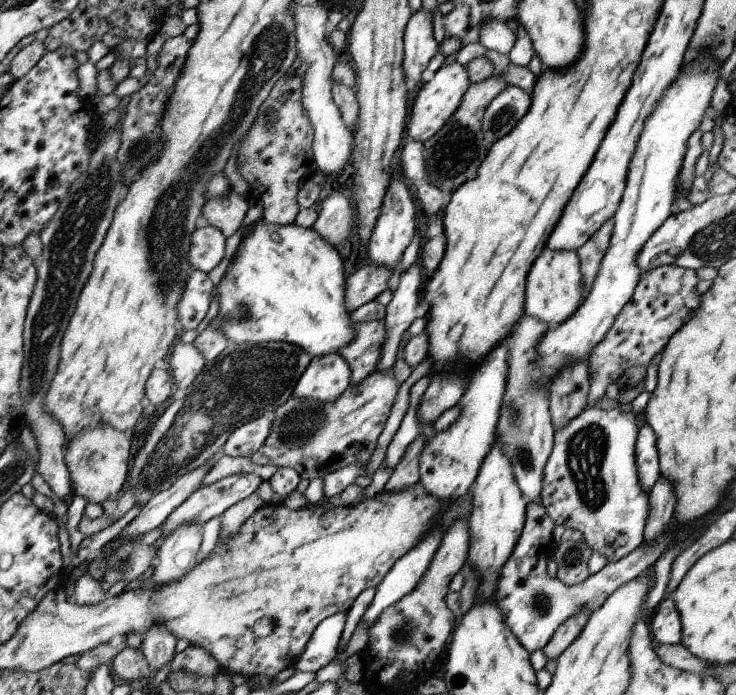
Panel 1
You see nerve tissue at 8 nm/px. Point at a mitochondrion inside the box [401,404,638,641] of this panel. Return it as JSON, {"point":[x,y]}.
{"point":[585,456]}

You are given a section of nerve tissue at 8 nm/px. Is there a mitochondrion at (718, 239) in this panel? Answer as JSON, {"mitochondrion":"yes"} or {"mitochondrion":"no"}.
{"mitochondrion":"yes"}

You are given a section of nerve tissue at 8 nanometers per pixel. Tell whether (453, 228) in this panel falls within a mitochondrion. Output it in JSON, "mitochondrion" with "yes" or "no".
{"mitochondrion":"no"}

